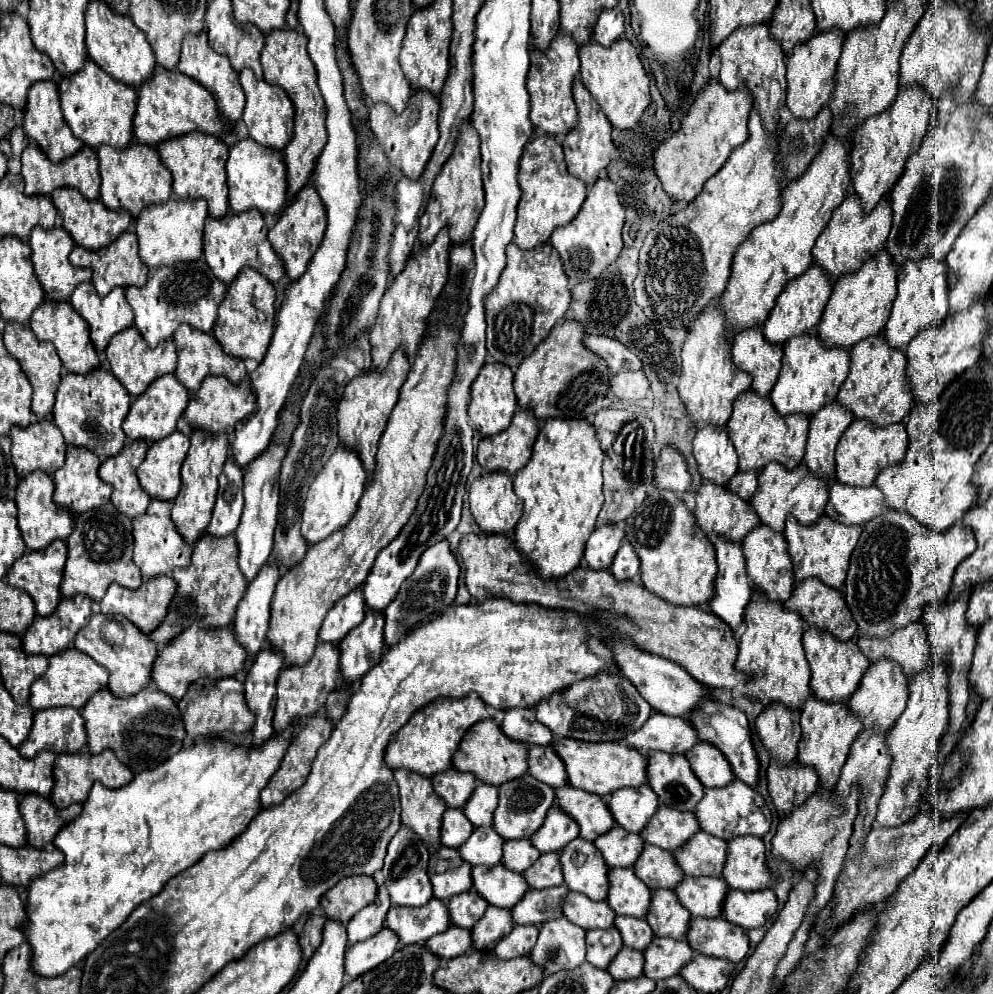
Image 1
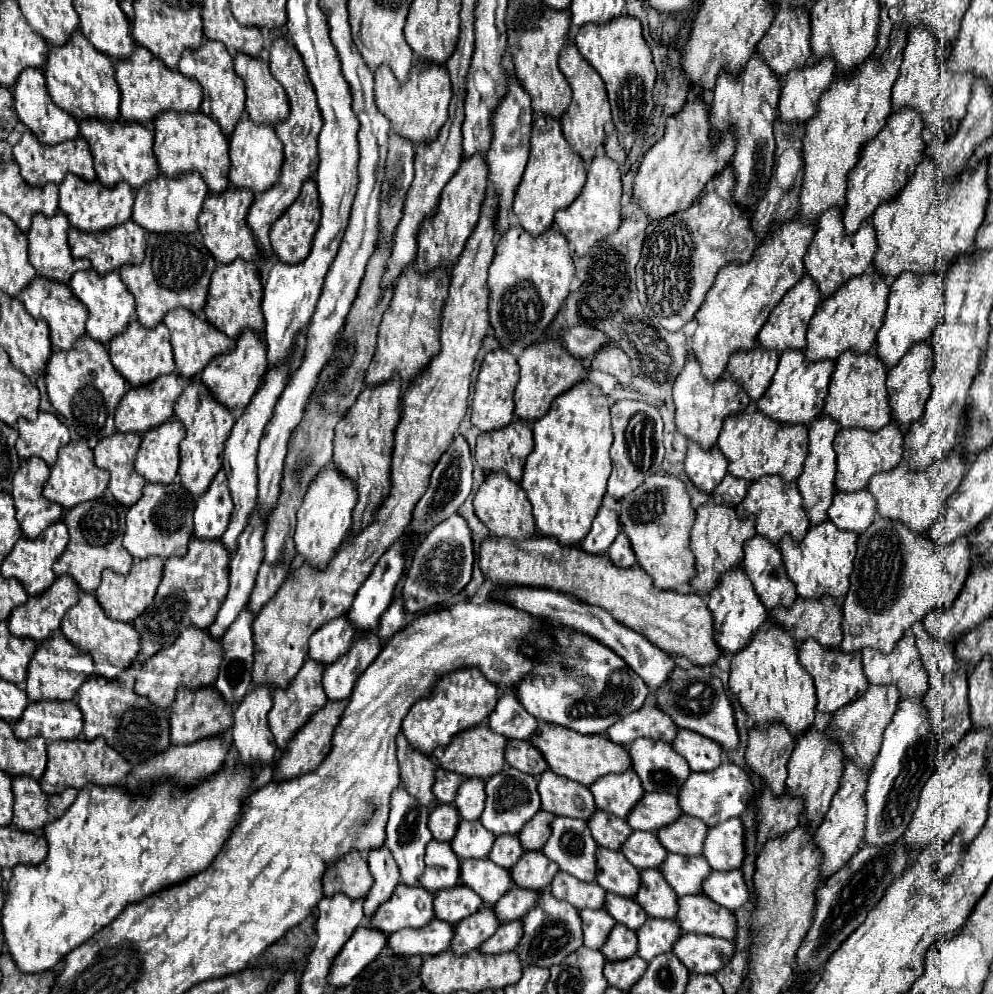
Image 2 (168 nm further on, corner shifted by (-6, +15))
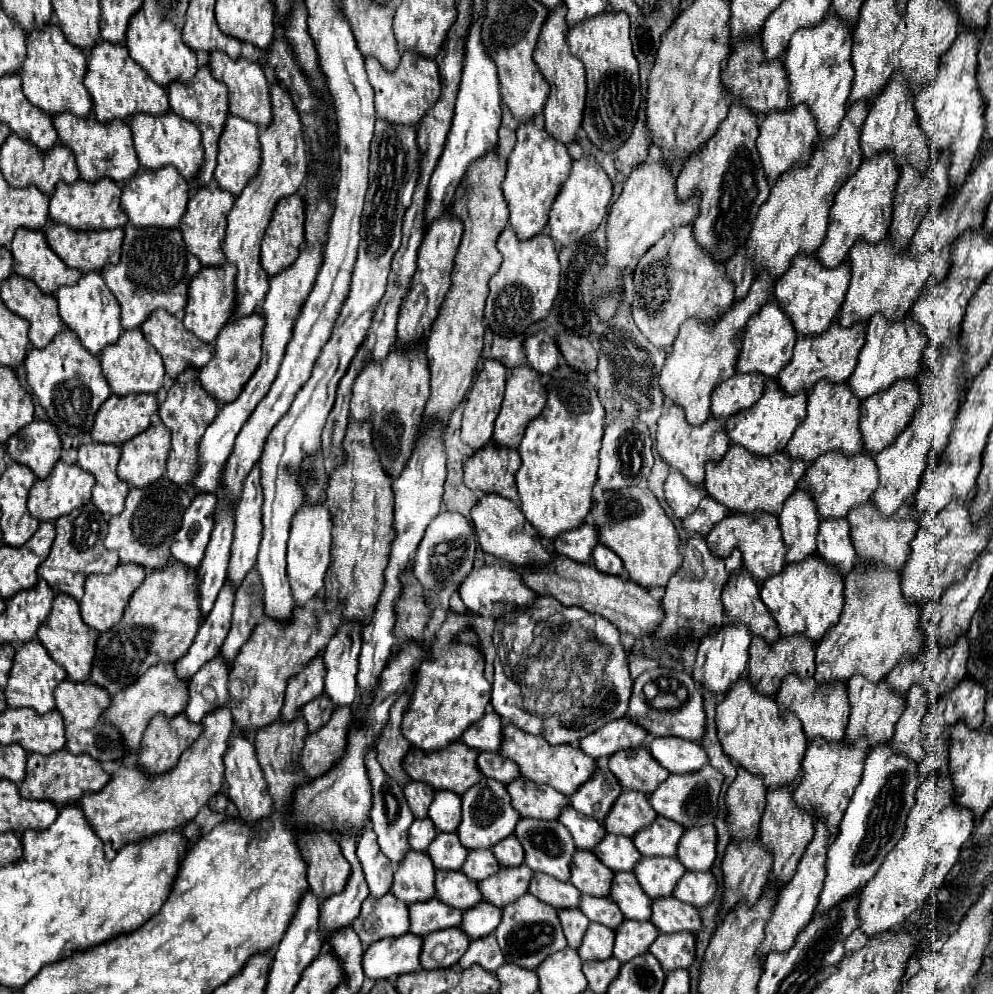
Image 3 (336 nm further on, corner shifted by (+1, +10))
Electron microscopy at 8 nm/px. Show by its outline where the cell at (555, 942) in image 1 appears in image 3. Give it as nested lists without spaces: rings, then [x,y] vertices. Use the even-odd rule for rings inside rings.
[[[524,894],[516,902],[502,908],[502,920],[496,926],[494,936],[500,944],[500,950],[504,952],[506,962],[528,968],[528,970],[536,970],[542,958],[558,950],[564,950],[566,946],[562,926],[558,926],[556,910],[552,906],[546,906],[544,902],[538,902],[536,898],[530,898],[530,894]]]

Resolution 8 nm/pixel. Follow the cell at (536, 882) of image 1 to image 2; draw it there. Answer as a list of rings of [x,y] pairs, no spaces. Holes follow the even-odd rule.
[[[527,851],[511,869],[515,885],[525,889],[549,887],[549,881],[553,881],[557,871],[559,867],[549,857],[545,857],[543,851]]]

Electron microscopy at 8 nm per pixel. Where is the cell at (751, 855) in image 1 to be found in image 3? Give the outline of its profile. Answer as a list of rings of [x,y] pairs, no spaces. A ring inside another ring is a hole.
[[[712,824],[692,826],[686,830],[678,842],[676,858],[686,870],[706,872],[716,858],[716,830]]]

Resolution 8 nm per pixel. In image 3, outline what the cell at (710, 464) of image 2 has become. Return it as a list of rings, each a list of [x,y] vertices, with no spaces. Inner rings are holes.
[[[670,474],[664,482],[664,500],[670,506],[672,516],[678,520],[690,516],[704,496],[706,492],[702,486],[690,486],[680,474]]]

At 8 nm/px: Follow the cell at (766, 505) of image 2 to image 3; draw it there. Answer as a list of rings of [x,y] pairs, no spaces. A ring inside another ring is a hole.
[[[738,514],[726,516],[722,522],[718,522],[718,526],[708,532],[706,544],[710,546],[710,552],[718,558],[726,558],[734,548],[738,548],[742,552],[742,566],[760,586],[764,584],[764,580],[784,570],[786,546],[782,542],[782,532],[778,530],[778,520],[772,514],[754,514],[754,518],[738,518]]]

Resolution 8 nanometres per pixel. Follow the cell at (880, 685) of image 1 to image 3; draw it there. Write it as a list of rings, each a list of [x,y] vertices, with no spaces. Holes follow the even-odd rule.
[[[822,740],[808,744],[808,750],[802,760],[802,778],[792,792],[792,798],[798,806],[802,806],[802,810],[810,812],[816,820],[824,820],[830,832],[828,842],[832,842],[838,834],[838,826],[844,816],[844,810],[848,808],[854,788],[862,778],[864,760],[866,756],[862,754],[862,750],[846,750],[842,742],[838,742],[838,746],[826,746],[826,742]]]

